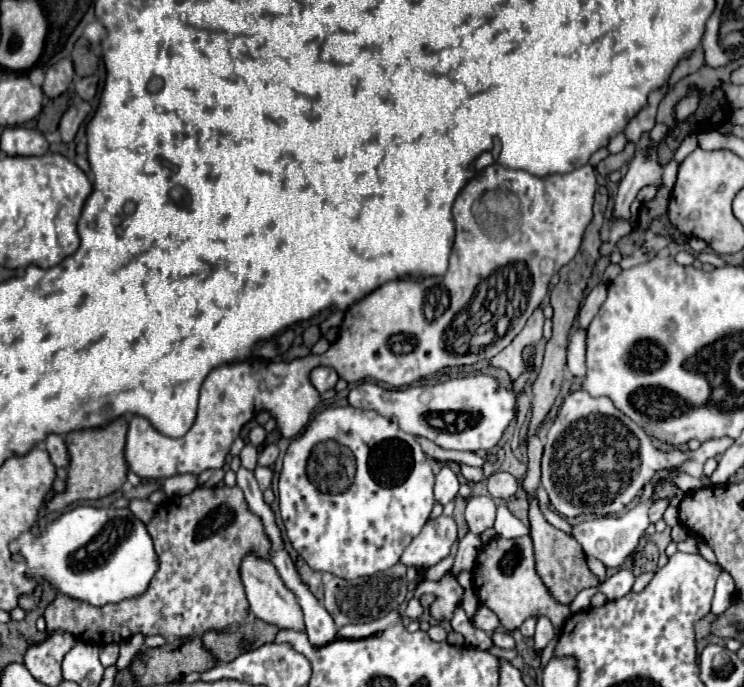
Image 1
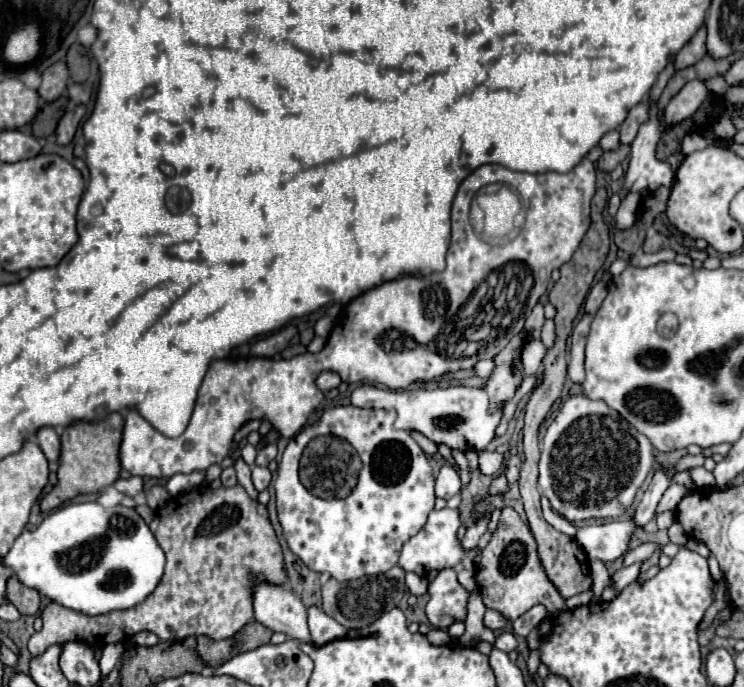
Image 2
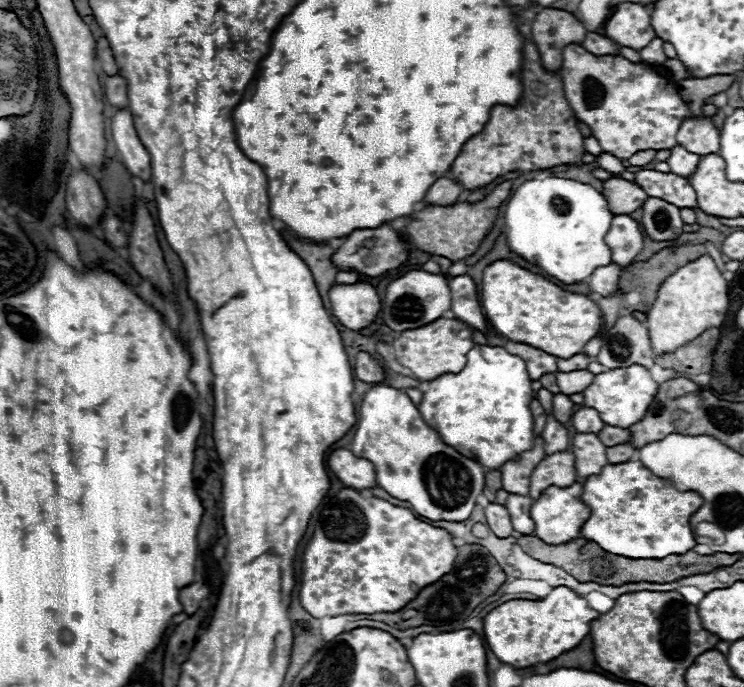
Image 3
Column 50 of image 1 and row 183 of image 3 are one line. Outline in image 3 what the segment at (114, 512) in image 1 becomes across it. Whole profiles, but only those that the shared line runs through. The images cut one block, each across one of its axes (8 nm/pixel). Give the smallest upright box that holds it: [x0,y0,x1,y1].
[506,176,612,284]

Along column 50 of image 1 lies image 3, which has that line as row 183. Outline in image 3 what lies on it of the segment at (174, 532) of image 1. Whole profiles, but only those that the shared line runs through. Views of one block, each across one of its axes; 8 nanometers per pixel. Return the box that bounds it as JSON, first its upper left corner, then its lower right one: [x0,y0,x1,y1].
[602,178,648,214]

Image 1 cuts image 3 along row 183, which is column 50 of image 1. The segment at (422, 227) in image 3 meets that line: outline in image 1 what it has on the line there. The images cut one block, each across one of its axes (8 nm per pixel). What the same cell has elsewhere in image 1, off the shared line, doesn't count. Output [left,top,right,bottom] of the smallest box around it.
[48,418,128,510]

